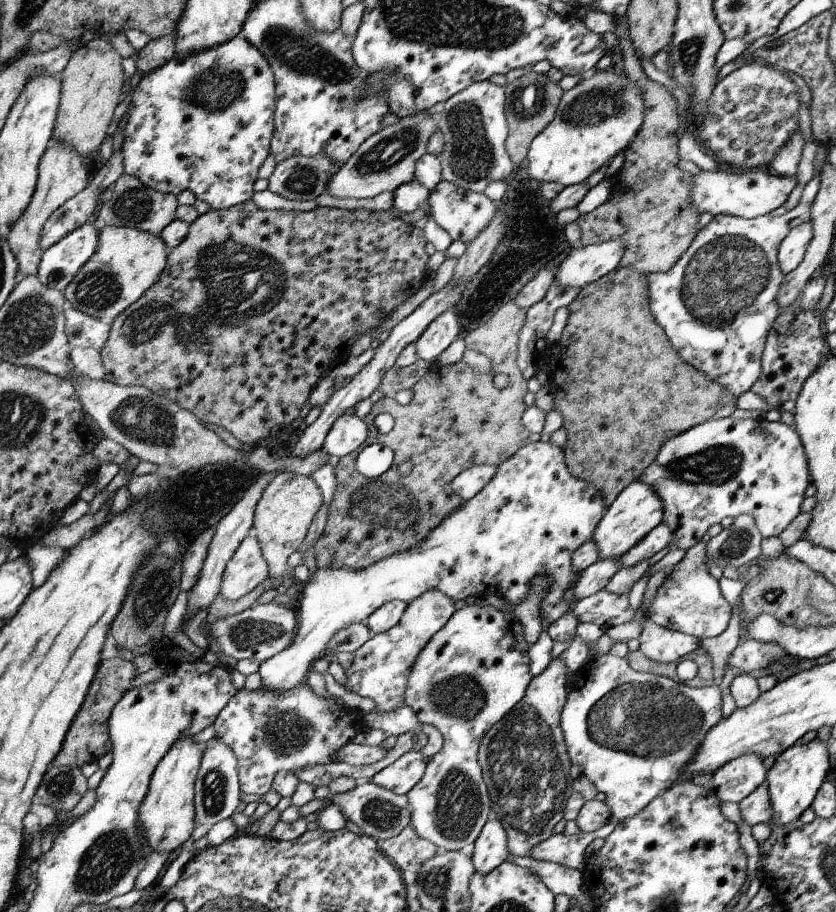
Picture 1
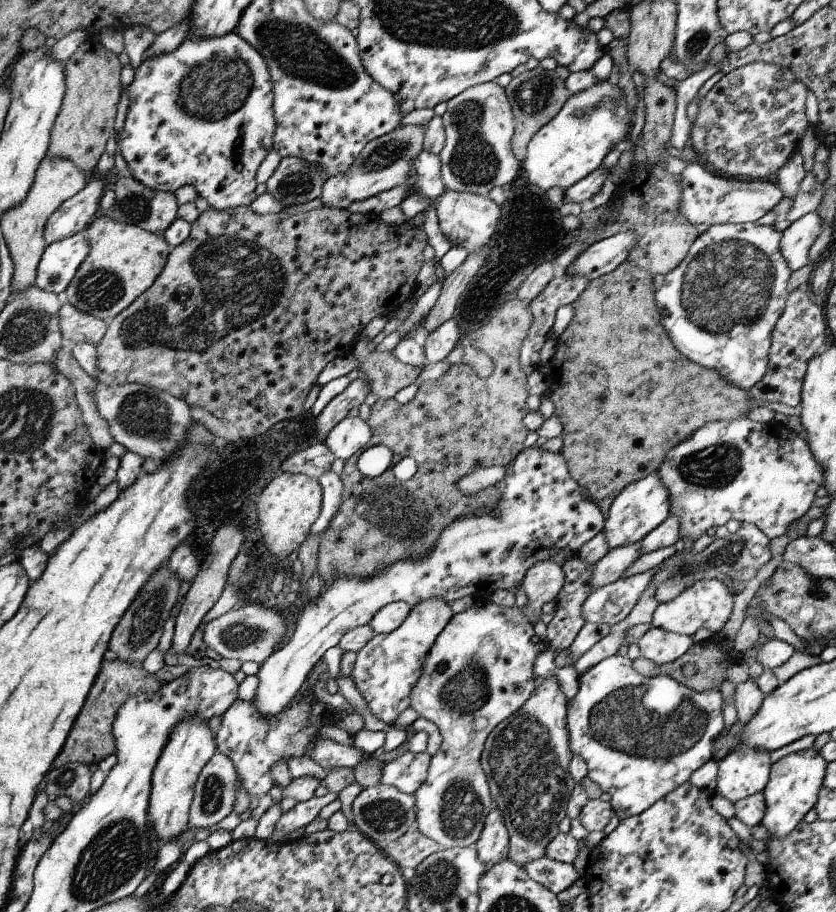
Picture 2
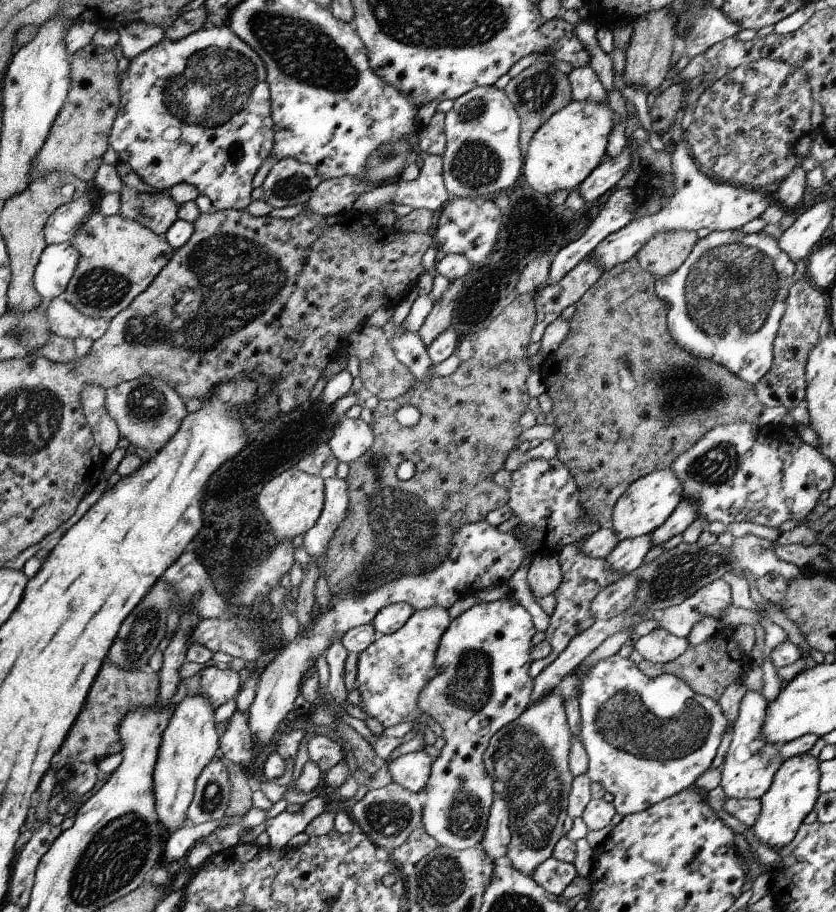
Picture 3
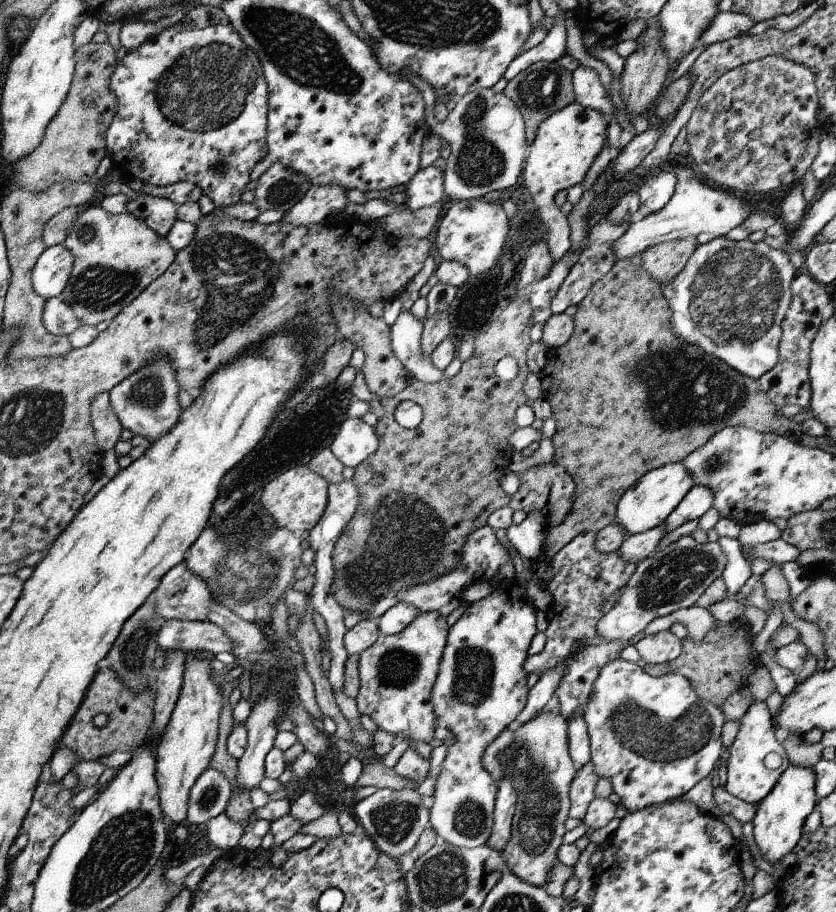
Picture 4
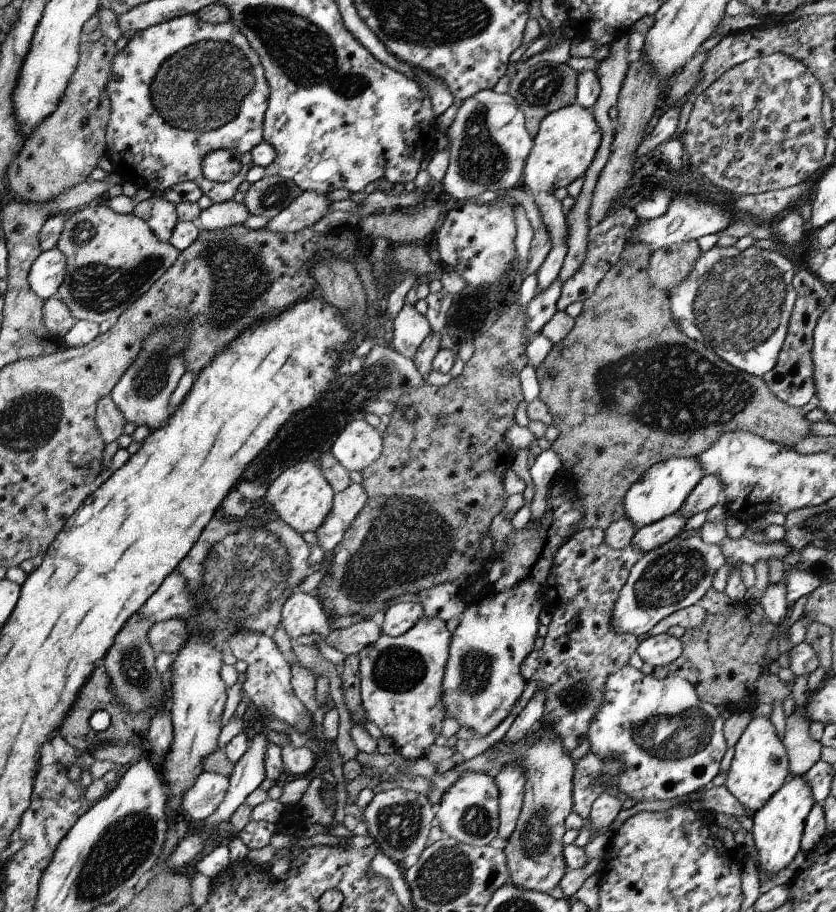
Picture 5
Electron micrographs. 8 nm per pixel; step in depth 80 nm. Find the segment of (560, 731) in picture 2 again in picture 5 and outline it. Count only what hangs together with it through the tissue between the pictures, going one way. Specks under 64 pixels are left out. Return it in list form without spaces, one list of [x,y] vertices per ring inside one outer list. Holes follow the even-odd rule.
[[[537,724],[520,740],[504,743],[503,747],[489,747],[474,758],[462,759],[460,764],[447,772],[437,770],[436,773],[434,764],[423,756],[414,763],[406,763],[398,750],[387,755],[380,754],[378,751],[372,754],[358,751],[354,757],[364,769],[382,771],[392,764],[400,770],[400,774],[429,778],[442,793],[448,790],[456,782],[458,776],[466,770],[491,774],[519,761],[521,766],[528,770],[526,772],[528,782],[526,782],[524,804],[522,804],[517,826],[503,848],[508,858],[509,870],[512,872],[510,882],[528,890],[547,893],[558,886],[560,879],[567,871],[563,857],[565,847],[563,836],[567,831],[564,820],[573,810],[573,777],[576,776],[576,763],[566,752],[562,741],[555,737],[554,733],[547,733],[546,727],[540,727],[540,724]]]

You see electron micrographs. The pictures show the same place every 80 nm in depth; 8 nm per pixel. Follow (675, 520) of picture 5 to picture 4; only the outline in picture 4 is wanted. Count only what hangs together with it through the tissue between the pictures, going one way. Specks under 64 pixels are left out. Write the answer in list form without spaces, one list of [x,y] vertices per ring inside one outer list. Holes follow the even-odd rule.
[[[666,524],[643,533],[630,535],[624,539],[617,553],[623,561],[637,565],[650,556],[650,552],[658,546],[659,540],[662,540],[662,537],[666,535],[665,526]]]

